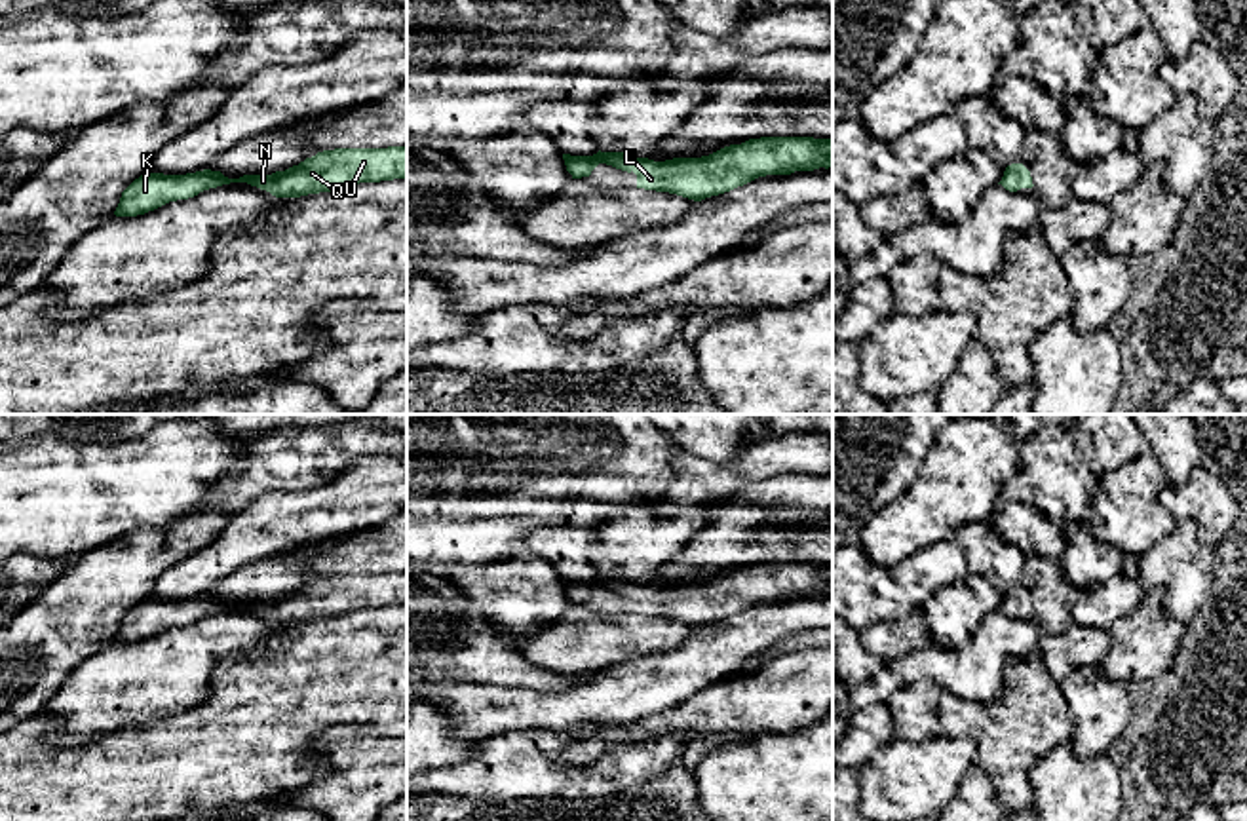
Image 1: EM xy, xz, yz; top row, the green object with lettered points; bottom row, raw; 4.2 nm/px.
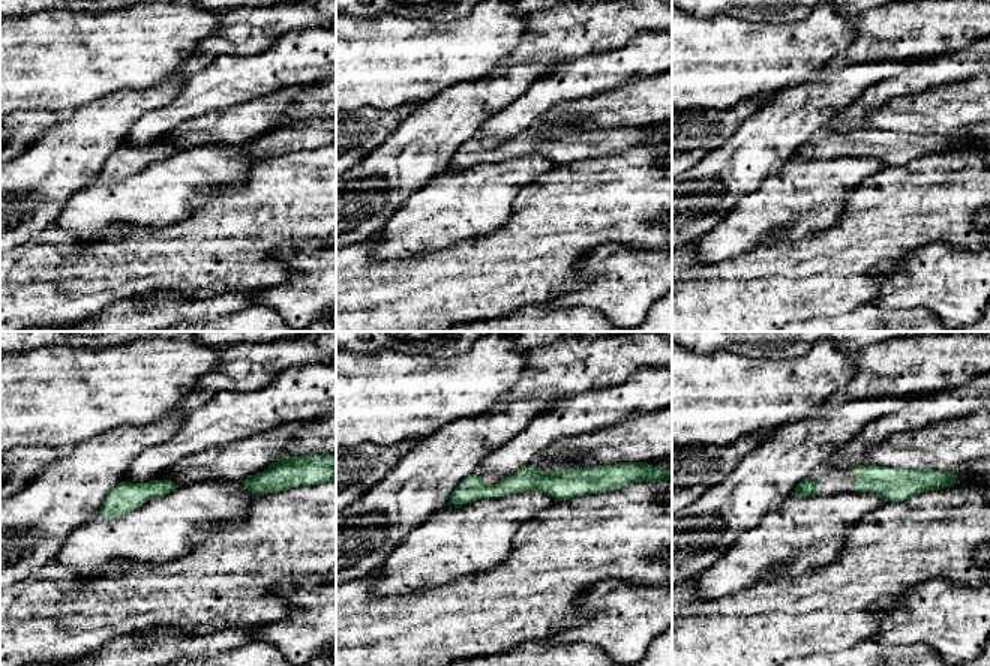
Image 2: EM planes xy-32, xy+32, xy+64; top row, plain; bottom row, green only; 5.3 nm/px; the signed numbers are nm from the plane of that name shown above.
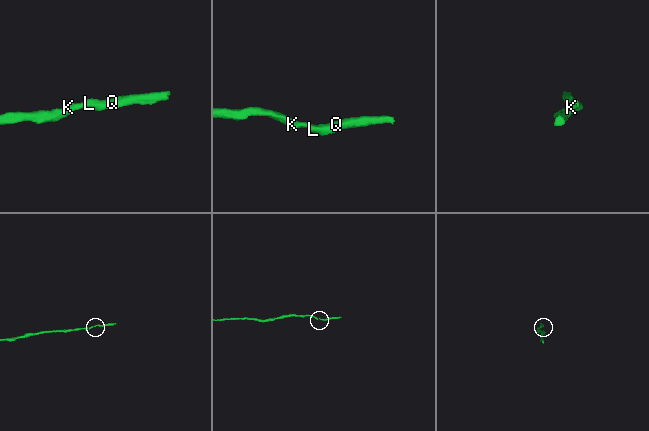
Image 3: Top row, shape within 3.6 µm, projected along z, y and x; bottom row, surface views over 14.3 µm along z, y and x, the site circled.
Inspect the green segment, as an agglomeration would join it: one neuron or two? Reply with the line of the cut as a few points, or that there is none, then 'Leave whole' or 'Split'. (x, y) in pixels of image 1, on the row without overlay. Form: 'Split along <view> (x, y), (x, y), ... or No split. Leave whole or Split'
No split. Leave whole

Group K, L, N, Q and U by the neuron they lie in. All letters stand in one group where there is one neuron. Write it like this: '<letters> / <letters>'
K L N Q U

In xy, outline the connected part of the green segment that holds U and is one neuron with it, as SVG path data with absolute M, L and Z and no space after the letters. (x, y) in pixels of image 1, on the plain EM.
M407 572L323 576L285 597L276 597L272 601L243 601L240 604L228 604L221 597L211 595L186 601L148 597L122 618L114 640L144 640L169 627L188 625L203 616L230 608L247 608L276 623L300 623L342 616L359 608L393 604L407 604Z

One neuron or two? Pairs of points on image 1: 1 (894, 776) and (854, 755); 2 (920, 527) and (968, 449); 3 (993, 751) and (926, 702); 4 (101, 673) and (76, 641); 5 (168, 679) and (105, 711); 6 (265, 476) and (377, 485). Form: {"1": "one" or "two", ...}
{"1": "two", "2": "one", "3": "two", "4": "two", "5": "one", "6": "two"}

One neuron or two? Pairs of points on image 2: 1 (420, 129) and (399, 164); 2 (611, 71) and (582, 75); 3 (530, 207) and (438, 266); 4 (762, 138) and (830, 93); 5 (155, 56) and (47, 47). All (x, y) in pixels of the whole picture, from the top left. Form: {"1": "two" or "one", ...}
{"1": "one", "2": "one", "3": "one", "4": "one", "5": "one"}

